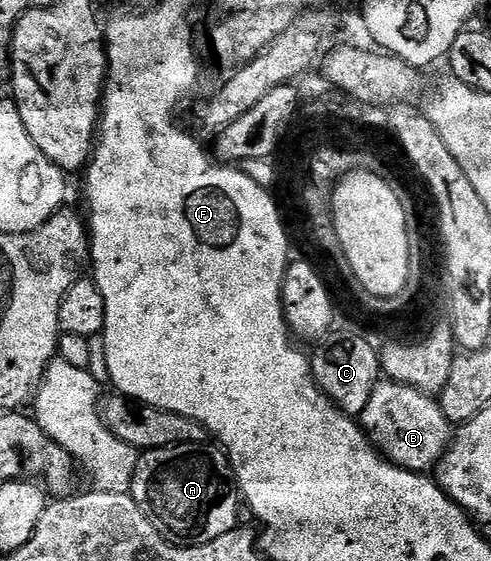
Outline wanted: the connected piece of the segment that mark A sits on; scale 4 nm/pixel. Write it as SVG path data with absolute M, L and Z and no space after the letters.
M213 443L144 450L137 458L131 492L143 515L151 519L155 531L159 531L159 535L166 537L172 545L211 543L211 539L219 539L219 535L227 535L227 531L238 528L239 525L236 511L242 502L239 500L233 468L229 465L229 457L224 449Z

